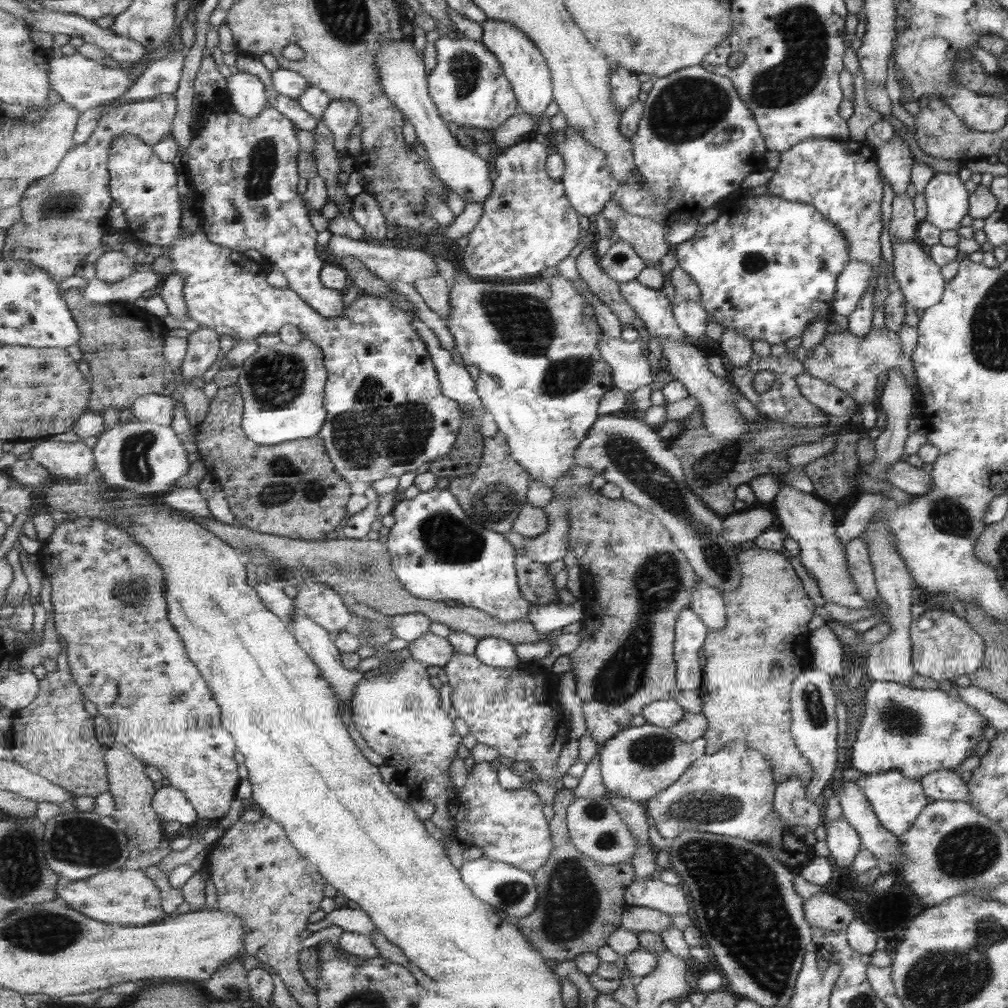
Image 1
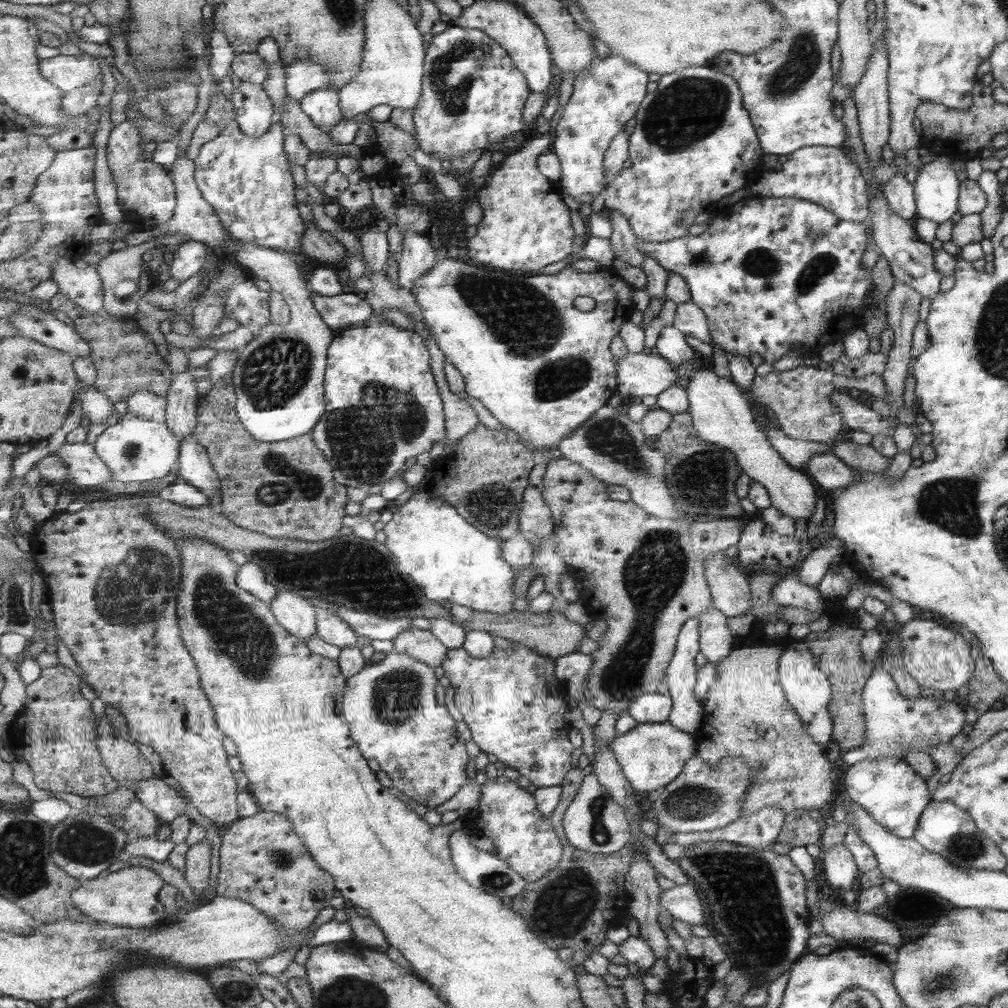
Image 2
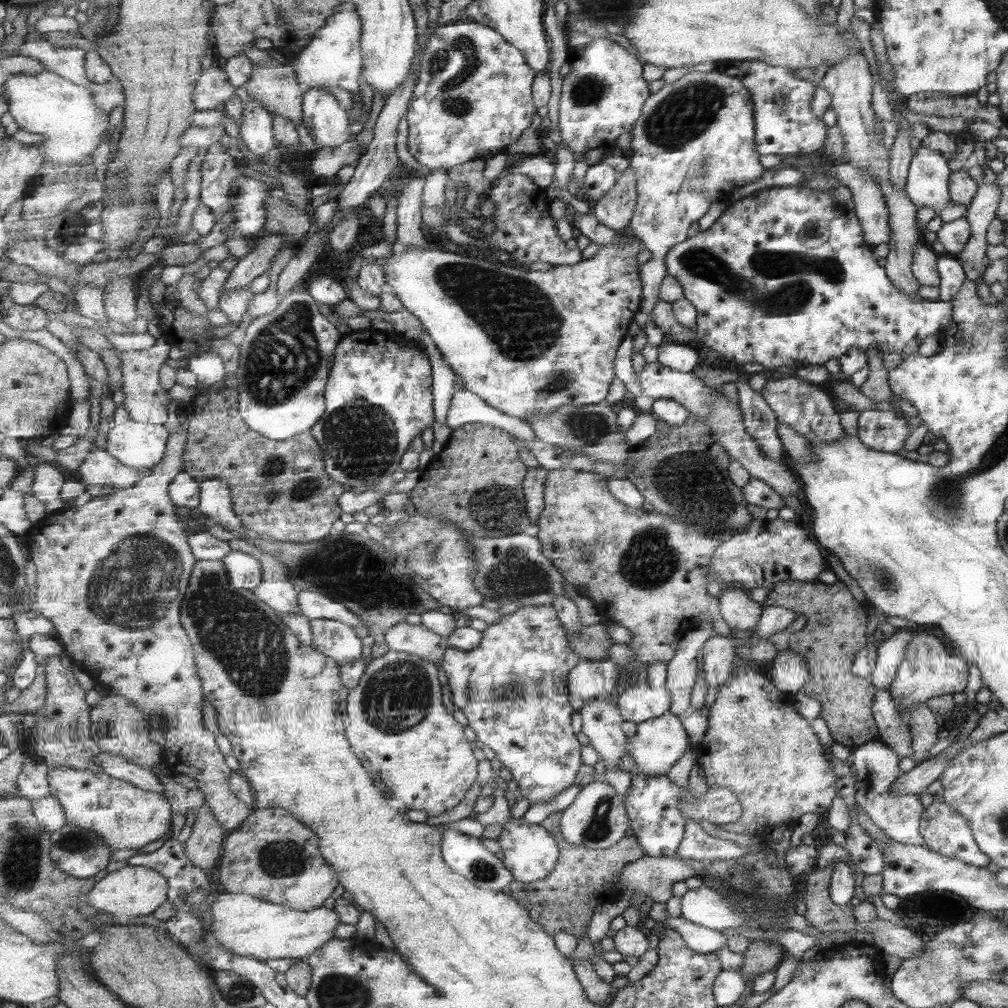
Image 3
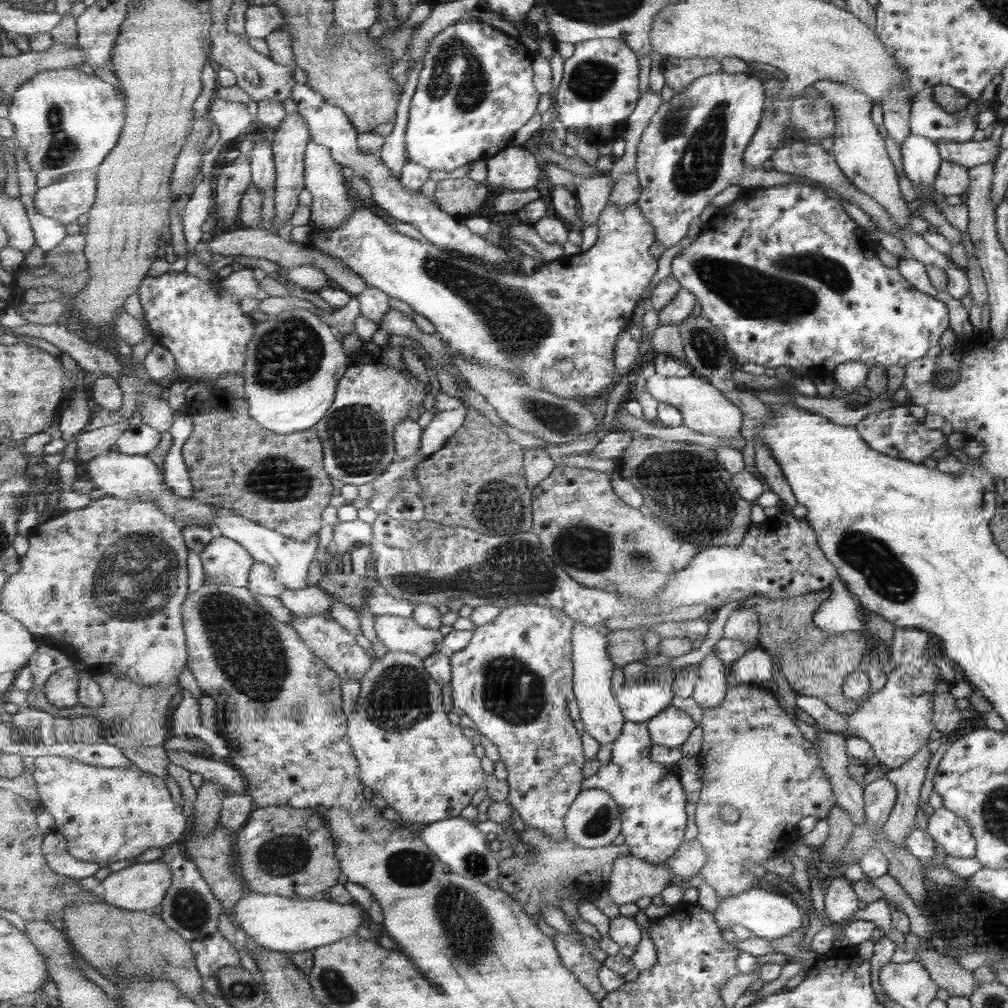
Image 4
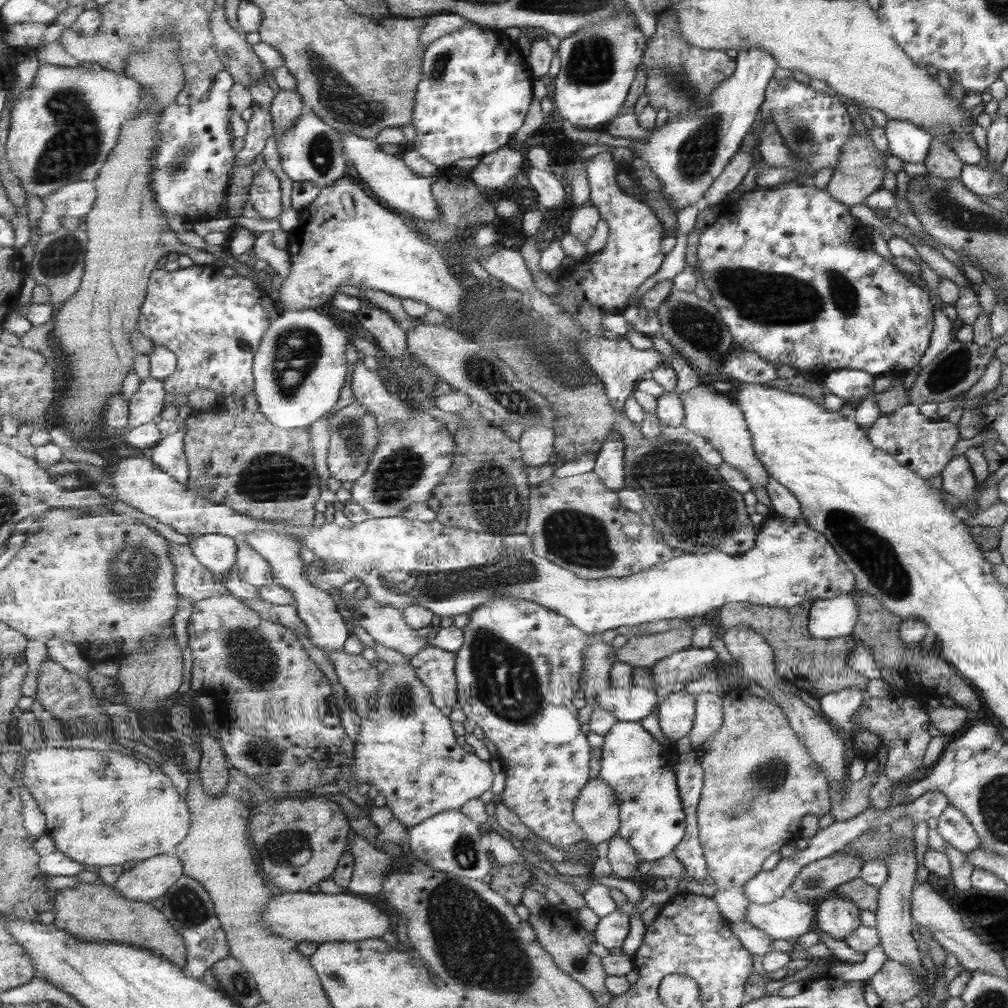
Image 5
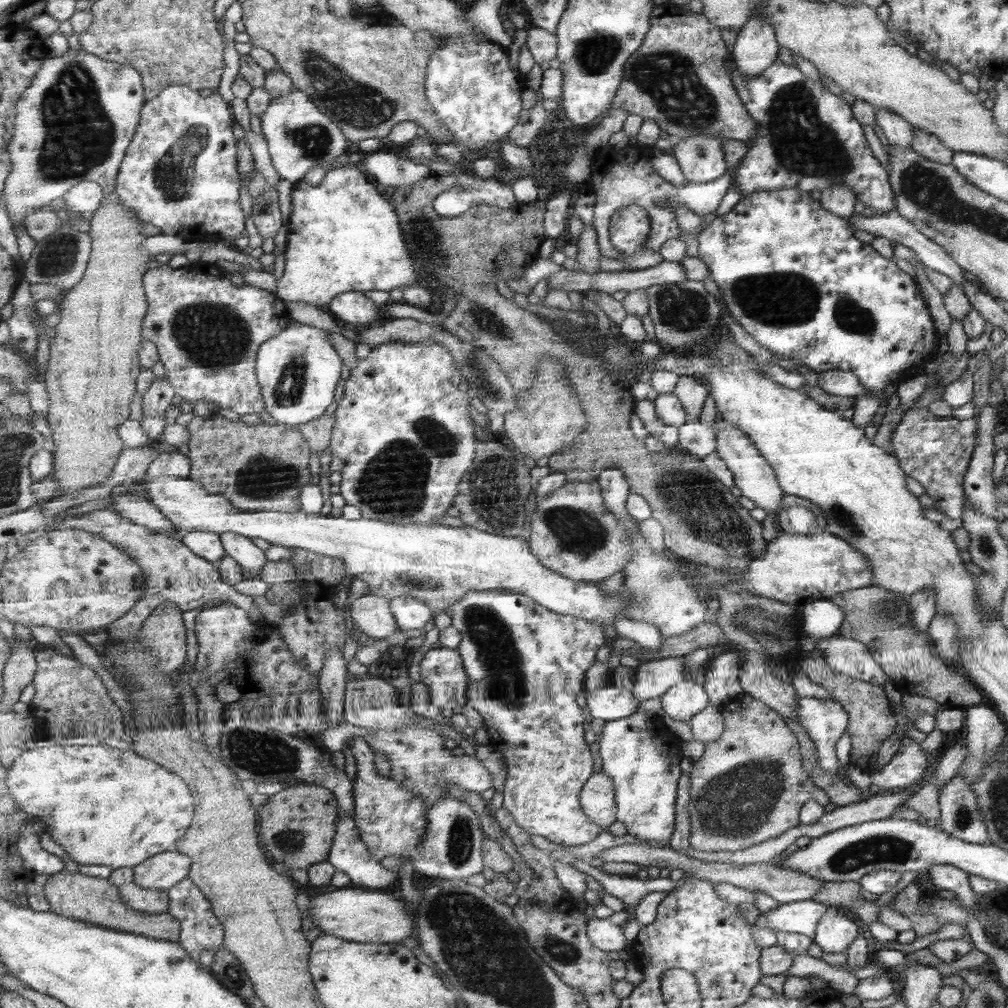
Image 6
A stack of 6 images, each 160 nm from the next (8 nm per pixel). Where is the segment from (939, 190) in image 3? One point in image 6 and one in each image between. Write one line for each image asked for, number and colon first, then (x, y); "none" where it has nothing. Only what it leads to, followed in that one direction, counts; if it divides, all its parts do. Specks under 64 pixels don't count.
4: (920, 159)
5: (906, 141)
6: (892, 129)

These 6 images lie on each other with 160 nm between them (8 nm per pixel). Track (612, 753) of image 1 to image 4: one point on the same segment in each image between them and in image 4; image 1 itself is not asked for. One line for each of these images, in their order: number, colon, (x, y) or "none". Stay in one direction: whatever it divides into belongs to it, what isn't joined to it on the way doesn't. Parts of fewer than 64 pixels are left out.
2: (652, 755)
3: (660, 741)
4: (671, 728)

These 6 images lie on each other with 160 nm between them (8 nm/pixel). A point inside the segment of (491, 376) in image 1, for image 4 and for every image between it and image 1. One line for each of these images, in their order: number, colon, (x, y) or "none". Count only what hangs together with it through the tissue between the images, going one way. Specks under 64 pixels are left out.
2: (542, 367)
3: (530, 342)
4: (556, 330)

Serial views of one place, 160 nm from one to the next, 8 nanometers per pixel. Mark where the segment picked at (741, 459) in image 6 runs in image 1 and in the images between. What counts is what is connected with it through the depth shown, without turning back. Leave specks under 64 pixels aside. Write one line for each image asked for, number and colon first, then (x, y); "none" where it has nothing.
1: (632, 370)
2: (639, 375)
3: (657, 381)
4: (705, 410)
5: (714, 416)

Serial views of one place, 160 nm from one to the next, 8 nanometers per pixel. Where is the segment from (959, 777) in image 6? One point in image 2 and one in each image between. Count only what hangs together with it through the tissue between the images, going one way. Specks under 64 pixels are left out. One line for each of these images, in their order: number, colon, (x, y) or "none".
2: (942, 828)
3: (943, 830)
4: (947, 830)
5: (953, 827)

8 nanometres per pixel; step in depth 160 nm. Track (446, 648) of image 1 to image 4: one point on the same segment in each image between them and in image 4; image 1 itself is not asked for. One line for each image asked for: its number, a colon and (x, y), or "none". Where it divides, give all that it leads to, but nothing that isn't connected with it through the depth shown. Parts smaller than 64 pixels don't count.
2: (421, 644)
3: (416, 639)
4: (404, 634)

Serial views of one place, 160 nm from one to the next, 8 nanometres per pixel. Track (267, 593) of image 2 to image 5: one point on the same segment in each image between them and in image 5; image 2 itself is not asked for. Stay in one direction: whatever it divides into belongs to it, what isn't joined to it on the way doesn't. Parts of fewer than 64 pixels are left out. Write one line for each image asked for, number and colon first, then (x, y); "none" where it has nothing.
3: (245, 571)
4: (223, 559)
5: (218, 552)

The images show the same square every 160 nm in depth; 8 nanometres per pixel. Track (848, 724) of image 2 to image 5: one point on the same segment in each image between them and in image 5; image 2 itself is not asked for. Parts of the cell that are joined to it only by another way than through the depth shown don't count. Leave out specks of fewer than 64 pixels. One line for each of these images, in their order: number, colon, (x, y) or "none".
3: (835, 623)
4: (815, 663)
5: (804, 663)

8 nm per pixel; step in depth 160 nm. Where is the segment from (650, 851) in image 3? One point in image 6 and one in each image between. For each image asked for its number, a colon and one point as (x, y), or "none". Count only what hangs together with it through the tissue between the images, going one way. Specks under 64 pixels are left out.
4: (652, 799)
5: (652, 820)
6: (644, 770)

